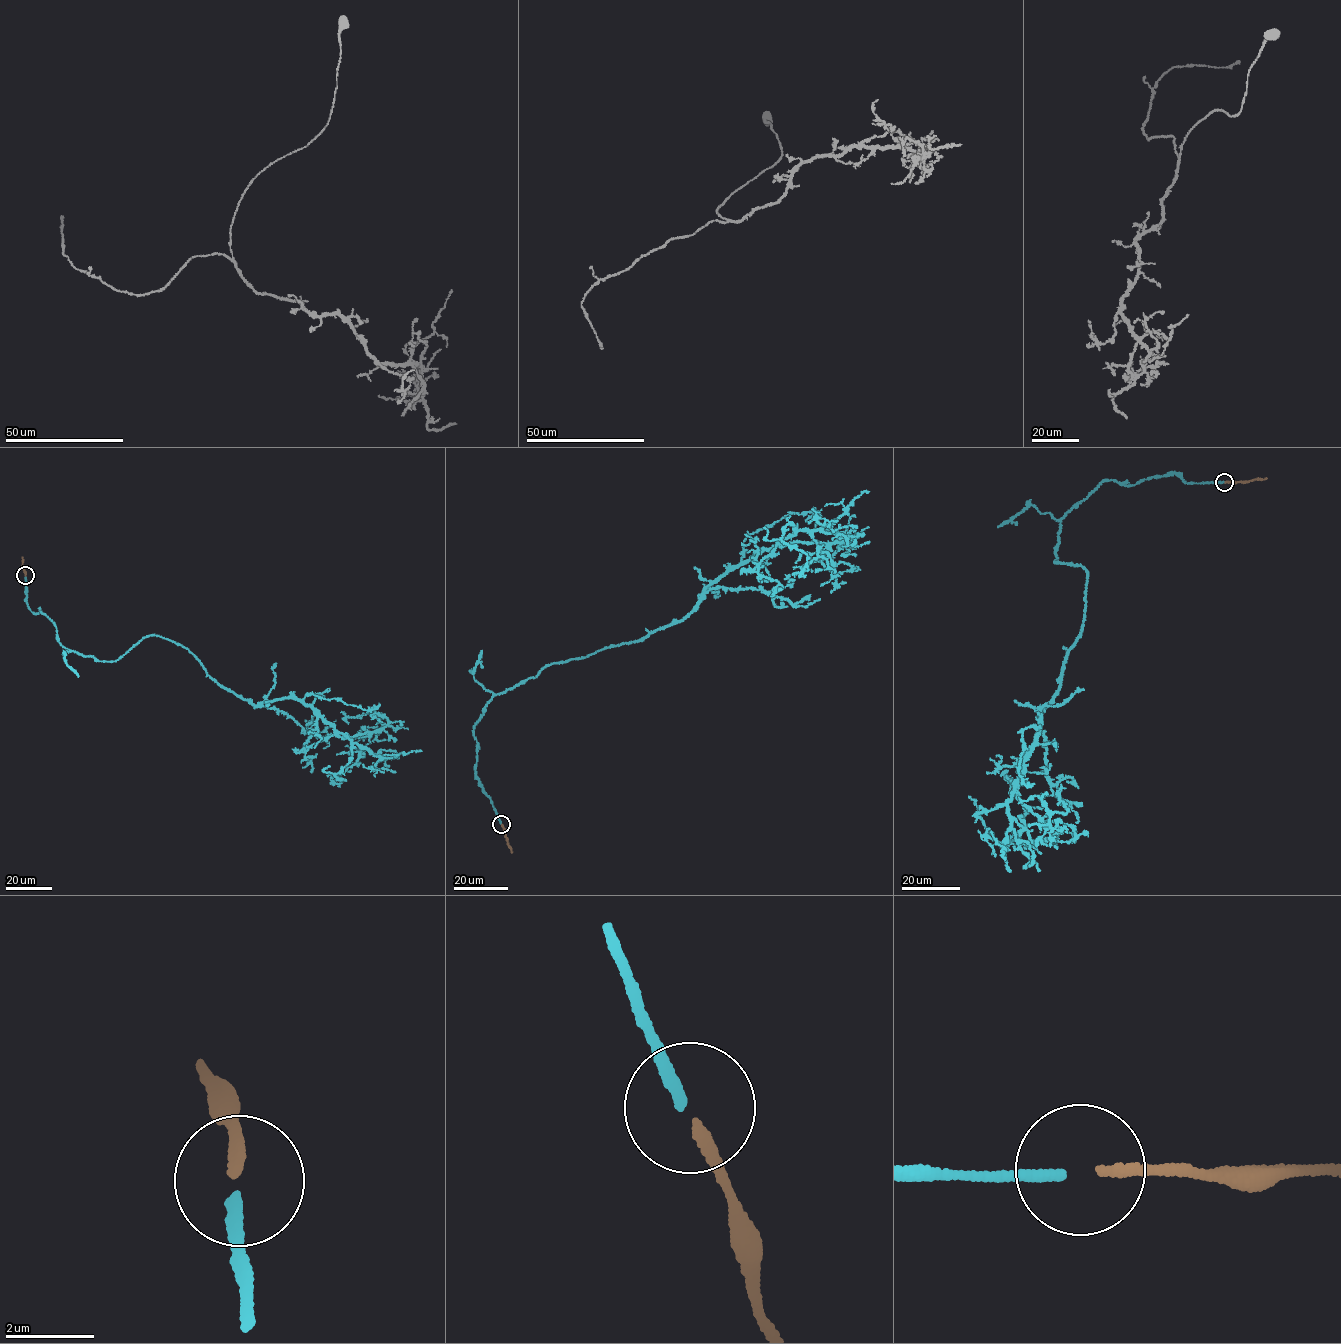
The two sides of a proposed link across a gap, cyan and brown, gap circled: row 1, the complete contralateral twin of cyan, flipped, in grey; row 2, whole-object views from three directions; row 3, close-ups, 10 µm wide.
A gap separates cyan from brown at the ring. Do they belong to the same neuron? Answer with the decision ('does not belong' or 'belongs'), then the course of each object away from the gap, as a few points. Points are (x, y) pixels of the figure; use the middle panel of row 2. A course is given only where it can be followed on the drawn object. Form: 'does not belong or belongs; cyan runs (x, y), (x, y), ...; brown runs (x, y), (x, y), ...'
belongs; cyan runs (501, 823), (475, 769), (494, 696), (682, 619), (759, 551), (842, 532), (812, 572); brown runs (501, 825), (512, 852)

